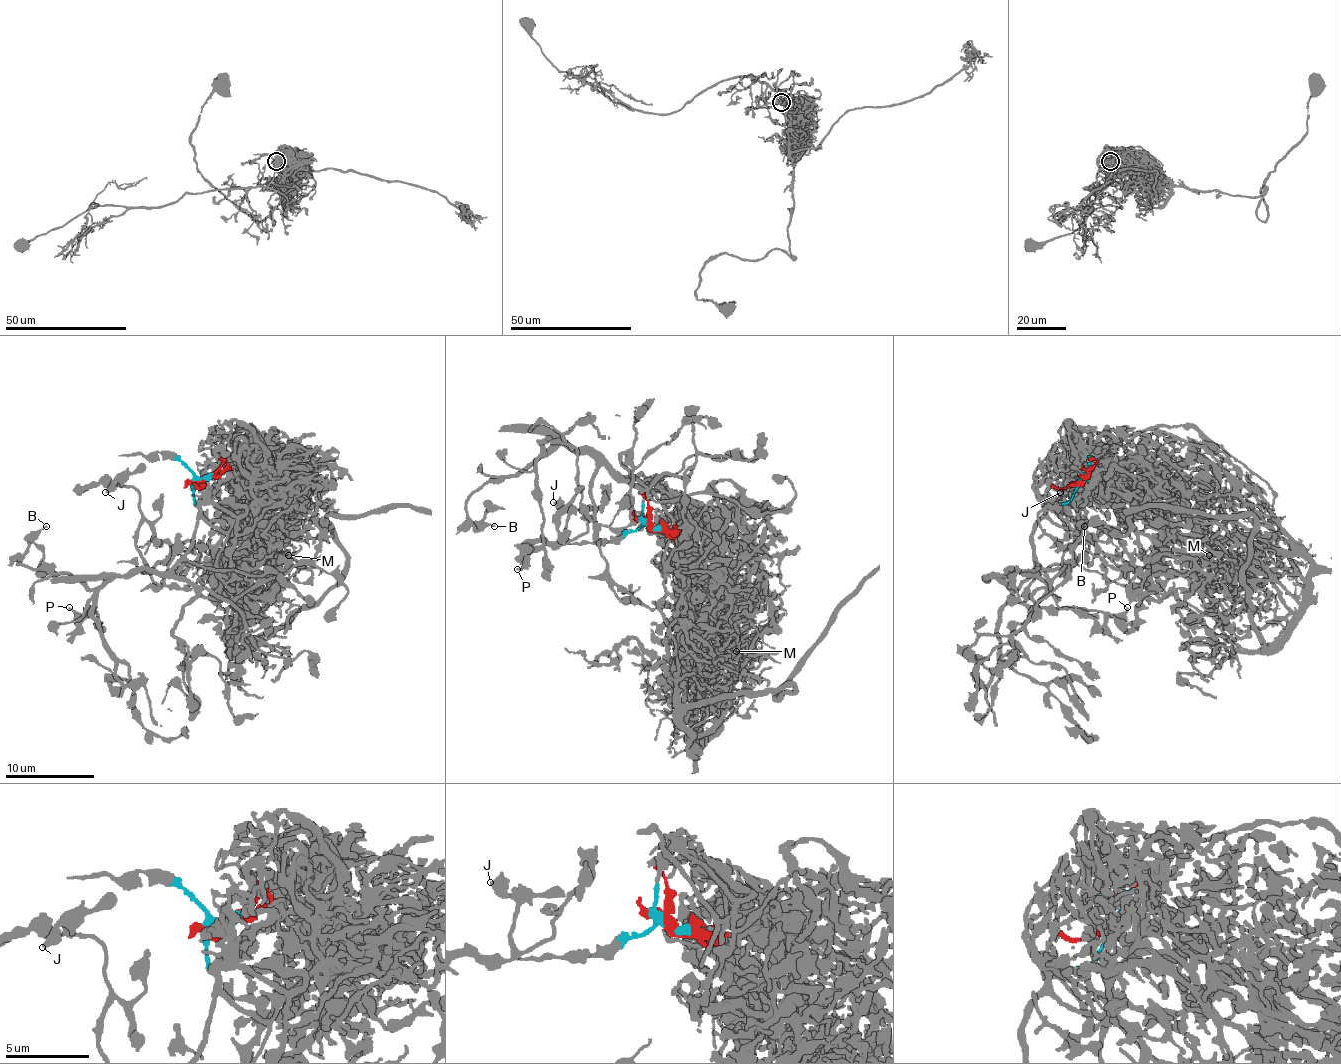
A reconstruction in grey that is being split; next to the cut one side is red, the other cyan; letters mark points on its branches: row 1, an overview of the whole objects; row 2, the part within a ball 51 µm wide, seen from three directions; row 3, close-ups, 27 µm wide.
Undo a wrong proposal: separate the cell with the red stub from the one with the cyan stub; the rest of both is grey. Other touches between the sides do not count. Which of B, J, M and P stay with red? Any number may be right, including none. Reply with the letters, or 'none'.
M

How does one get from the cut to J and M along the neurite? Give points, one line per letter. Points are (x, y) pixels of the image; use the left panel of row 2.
J: (201, 479), (192, 546), (161, 571), (145, 571), (136, 544), (141, 497), (118, 475), (105, 493)
M: (201, 479), (228, 464), (237, 482), (237, 504), (252, 520), (257, 540), (273, 555), (288, 555)

